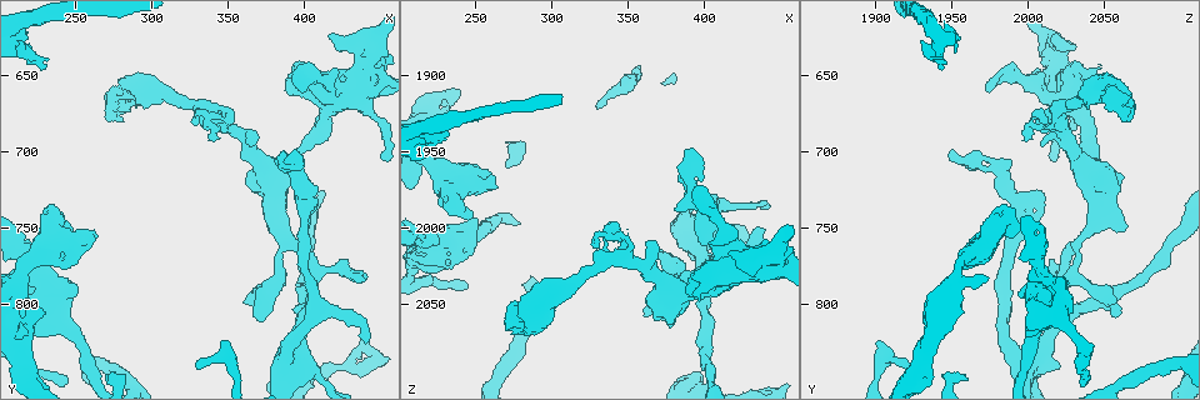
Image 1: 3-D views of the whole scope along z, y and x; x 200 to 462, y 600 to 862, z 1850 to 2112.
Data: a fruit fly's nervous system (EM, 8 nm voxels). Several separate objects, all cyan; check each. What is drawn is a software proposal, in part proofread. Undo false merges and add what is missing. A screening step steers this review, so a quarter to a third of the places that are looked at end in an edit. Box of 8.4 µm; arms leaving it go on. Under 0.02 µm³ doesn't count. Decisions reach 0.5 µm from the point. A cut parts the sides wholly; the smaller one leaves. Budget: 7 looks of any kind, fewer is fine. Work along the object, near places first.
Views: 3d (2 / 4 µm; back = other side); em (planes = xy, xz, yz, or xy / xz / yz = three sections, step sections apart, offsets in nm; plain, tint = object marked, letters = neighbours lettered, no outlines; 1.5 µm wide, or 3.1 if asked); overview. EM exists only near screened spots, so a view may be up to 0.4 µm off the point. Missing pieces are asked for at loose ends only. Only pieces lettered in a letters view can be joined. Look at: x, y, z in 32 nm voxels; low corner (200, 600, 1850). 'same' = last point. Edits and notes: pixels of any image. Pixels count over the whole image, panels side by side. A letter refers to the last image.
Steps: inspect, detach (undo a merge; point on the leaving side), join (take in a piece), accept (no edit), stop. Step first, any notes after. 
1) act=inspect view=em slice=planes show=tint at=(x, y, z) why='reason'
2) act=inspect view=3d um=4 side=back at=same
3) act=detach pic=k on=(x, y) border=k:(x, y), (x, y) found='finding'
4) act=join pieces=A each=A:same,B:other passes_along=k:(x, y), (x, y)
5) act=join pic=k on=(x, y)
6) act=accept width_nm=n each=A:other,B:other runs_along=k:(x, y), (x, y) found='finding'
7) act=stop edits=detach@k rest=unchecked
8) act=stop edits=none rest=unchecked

act=inspect view=3d um=2 at=(230, 638, 1938) why='branch stops here'

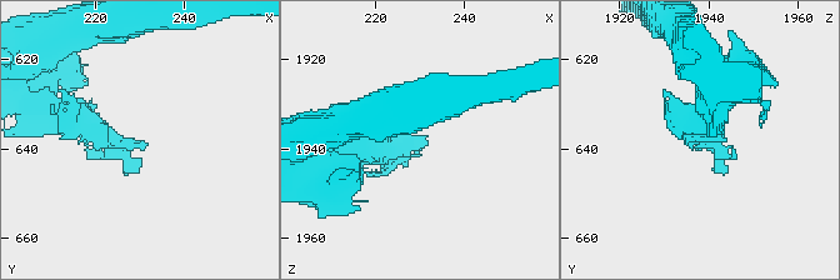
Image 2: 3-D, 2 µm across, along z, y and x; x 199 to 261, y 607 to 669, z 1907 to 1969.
act=inspect view=em slice=planes show=tint at=(231, 640, 1937)

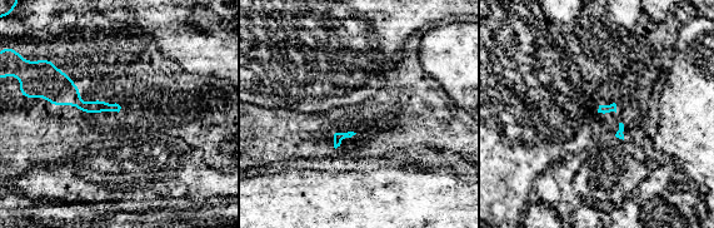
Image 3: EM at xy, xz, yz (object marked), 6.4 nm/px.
act=inspect view=em slice=planes show=letters at=same why='see the neighbours'

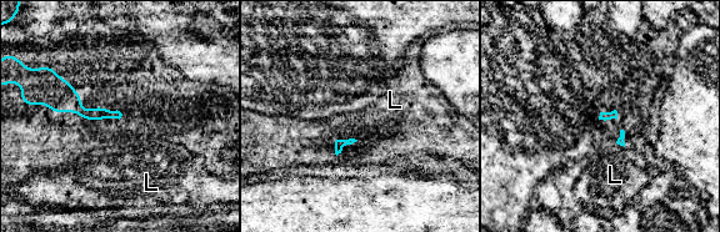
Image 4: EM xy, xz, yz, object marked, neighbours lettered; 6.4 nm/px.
act=accept each=L:other border=4:(615, 142), (624, 147) found='none of them fits'

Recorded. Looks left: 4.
act=inspect view=em slice=xz step=8 show=tint at=(400, 660, 1974)

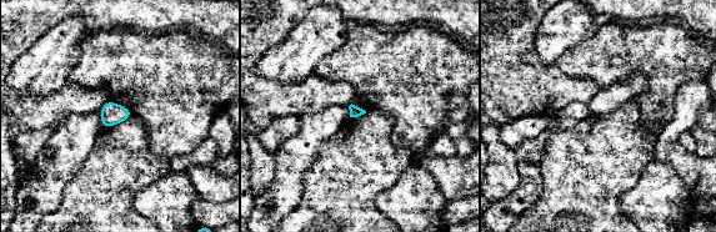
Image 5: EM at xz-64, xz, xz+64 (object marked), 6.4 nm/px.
act=inspect view=em slice=xz step=8 show=letters at=same why='what lies round it'

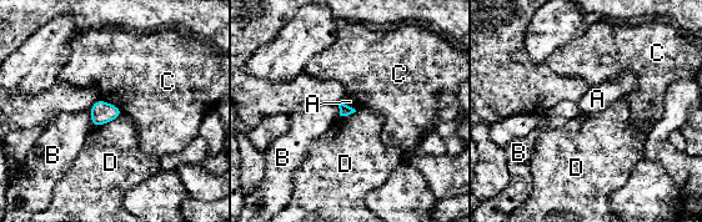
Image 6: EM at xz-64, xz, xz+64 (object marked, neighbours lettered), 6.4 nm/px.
act=accept longest_contact=D:240nm each=A:other,B:other,C:other,D:other found='no lettered piece goes on from it'

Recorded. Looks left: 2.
act=inspect view=em slice=yz step=4 show=letters at=(260, 752, 1964) why='stops while still wide'

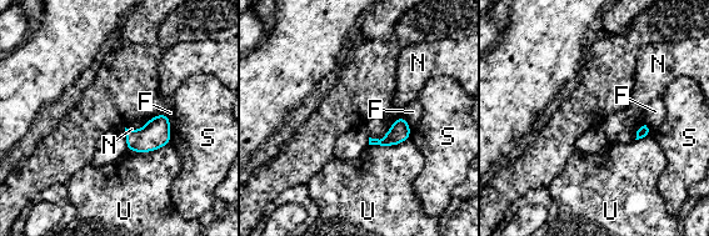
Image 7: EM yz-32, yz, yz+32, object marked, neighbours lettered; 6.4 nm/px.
act=accept each=F:other,N:other,S:other,U:other border=7:(402, 115), (380, 139), (369, 137) found='no lettered piece goes on from it'

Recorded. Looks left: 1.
act=stop edits=none rest=unchecked

